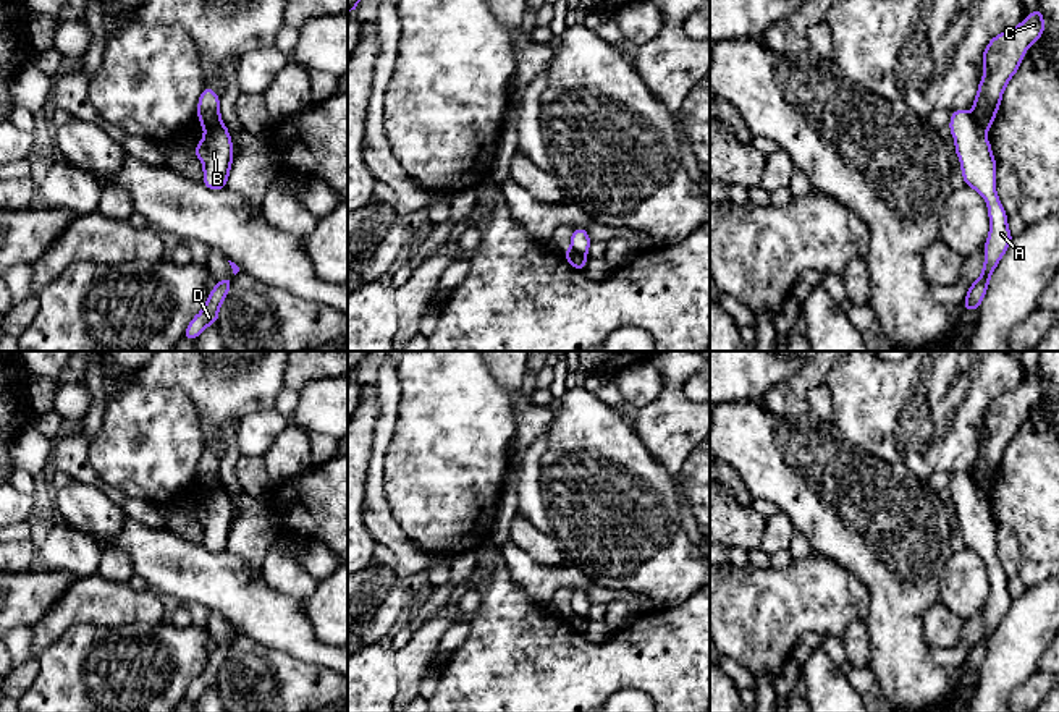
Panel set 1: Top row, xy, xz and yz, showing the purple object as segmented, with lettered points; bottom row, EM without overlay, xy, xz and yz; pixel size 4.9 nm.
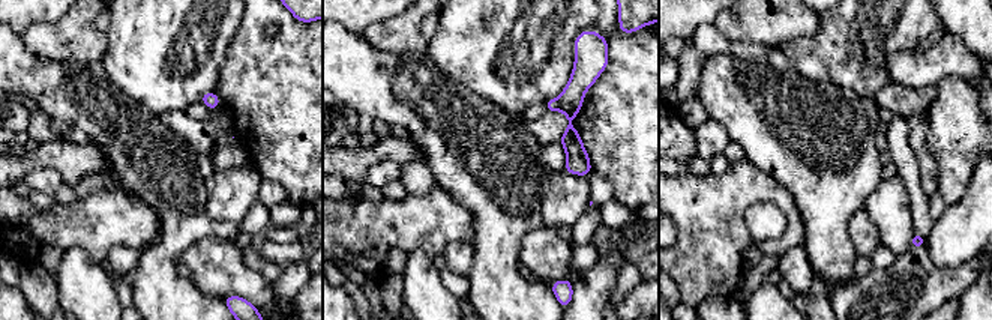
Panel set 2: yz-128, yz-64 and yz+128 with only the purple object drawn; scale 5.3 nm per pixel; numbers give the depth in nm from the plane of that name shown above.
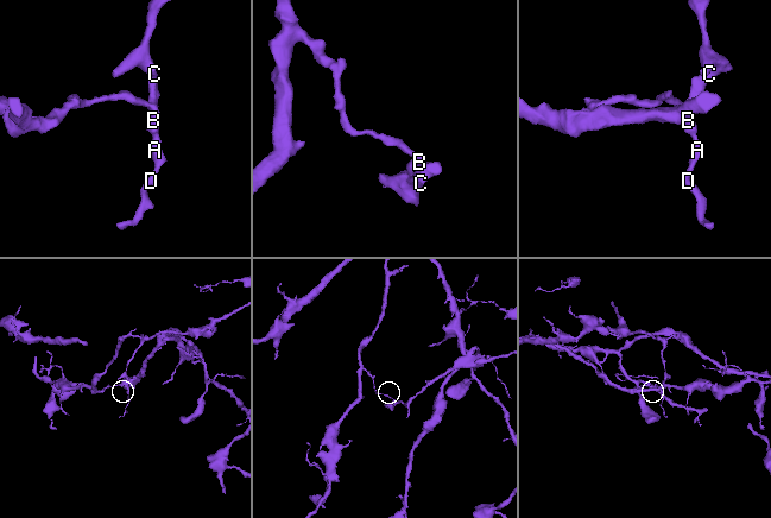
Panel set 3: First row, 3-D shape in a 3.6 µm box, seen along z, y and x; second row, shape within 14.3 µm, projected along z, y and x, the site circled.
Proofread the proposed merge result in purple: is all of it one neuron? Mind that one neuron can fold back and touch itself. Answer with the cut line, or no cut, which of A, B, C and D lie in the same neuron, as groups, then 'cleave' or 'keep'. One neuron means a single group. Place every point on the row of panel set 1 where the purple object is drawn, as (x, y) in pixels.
cut yz (972, 117), (983, 133); groups A B D / C; cleave

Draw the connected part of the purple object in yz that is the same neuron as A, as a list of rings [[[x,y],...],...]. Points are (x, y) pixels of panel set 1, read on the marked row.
[[[952,110],[949,129],[956,141],[954,152],[960,159],[964,183],[983,196],[989,214],[983,270],[978,280],[968,286],[964,299],[964,309],[975,311],[980,307],[989,278],[1014,236],[1009,231],[1007,214],[996,194],[996,160],[988,138],[975,125],[970,110]]]

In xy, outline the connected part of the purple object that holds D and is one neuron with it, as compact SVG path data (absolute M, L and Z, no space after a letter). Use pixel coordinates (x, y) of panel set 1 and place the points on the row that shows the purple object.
M231 275L217 282L217 286L212 291L209 291L207 303L204 309L197 316L194 316L192 320L189 322L183 337L184 340L196 340L204 332L205 327L218 322L218 309L222 303L226 299L230 285Z

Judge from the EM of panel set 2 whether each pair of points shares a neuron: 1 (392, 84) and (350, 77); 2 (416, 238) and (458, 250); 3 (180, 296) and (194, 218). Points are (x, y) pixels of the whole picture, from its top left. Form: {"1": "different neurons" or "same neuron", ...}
{"1": "same neuron", "2": "different neurons", "3": "same neuron"}

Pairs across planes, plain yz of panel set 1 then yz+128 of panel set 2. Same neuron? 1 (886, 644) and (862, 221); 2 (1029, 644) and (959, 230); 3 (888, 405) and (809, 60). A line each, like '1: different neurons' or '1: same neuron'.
1: different neurons
2: same neuron
3: same neuron

